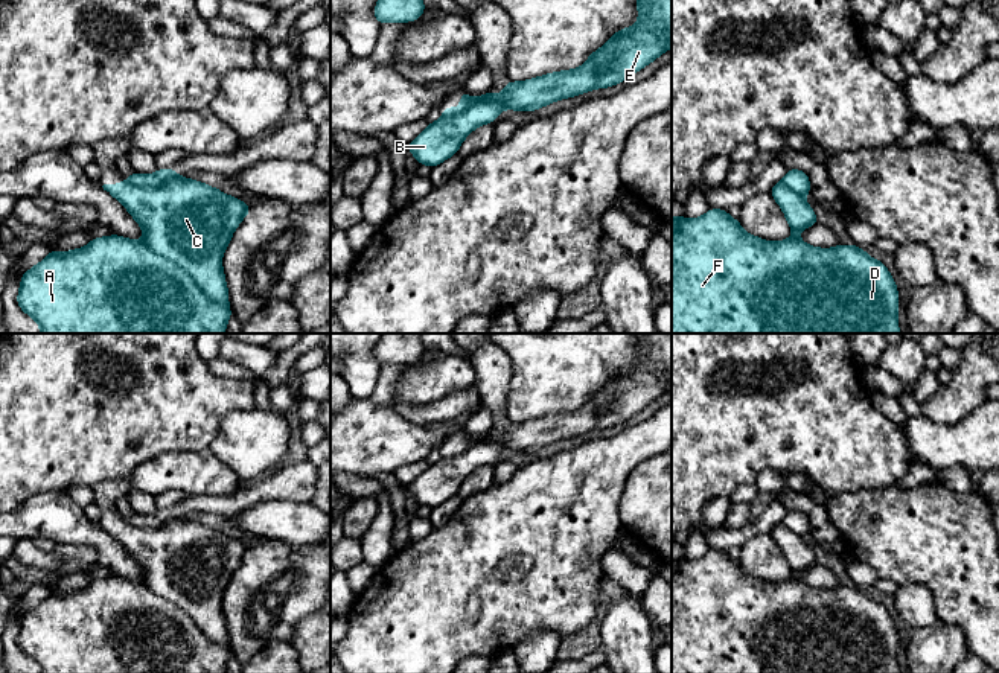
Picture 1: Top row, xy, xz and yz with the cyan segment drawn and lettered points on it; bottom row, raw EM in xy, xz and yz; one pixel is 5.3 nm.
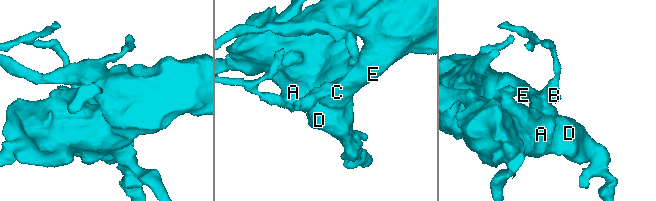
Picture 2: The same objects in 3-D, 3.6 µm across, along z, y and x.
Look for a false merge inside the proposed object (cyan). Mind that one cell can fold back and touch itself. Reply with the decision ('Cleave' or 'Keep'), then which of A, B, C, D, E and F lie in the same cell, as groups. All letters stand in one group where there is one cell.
Cleave. Groups: A C D E F / B

